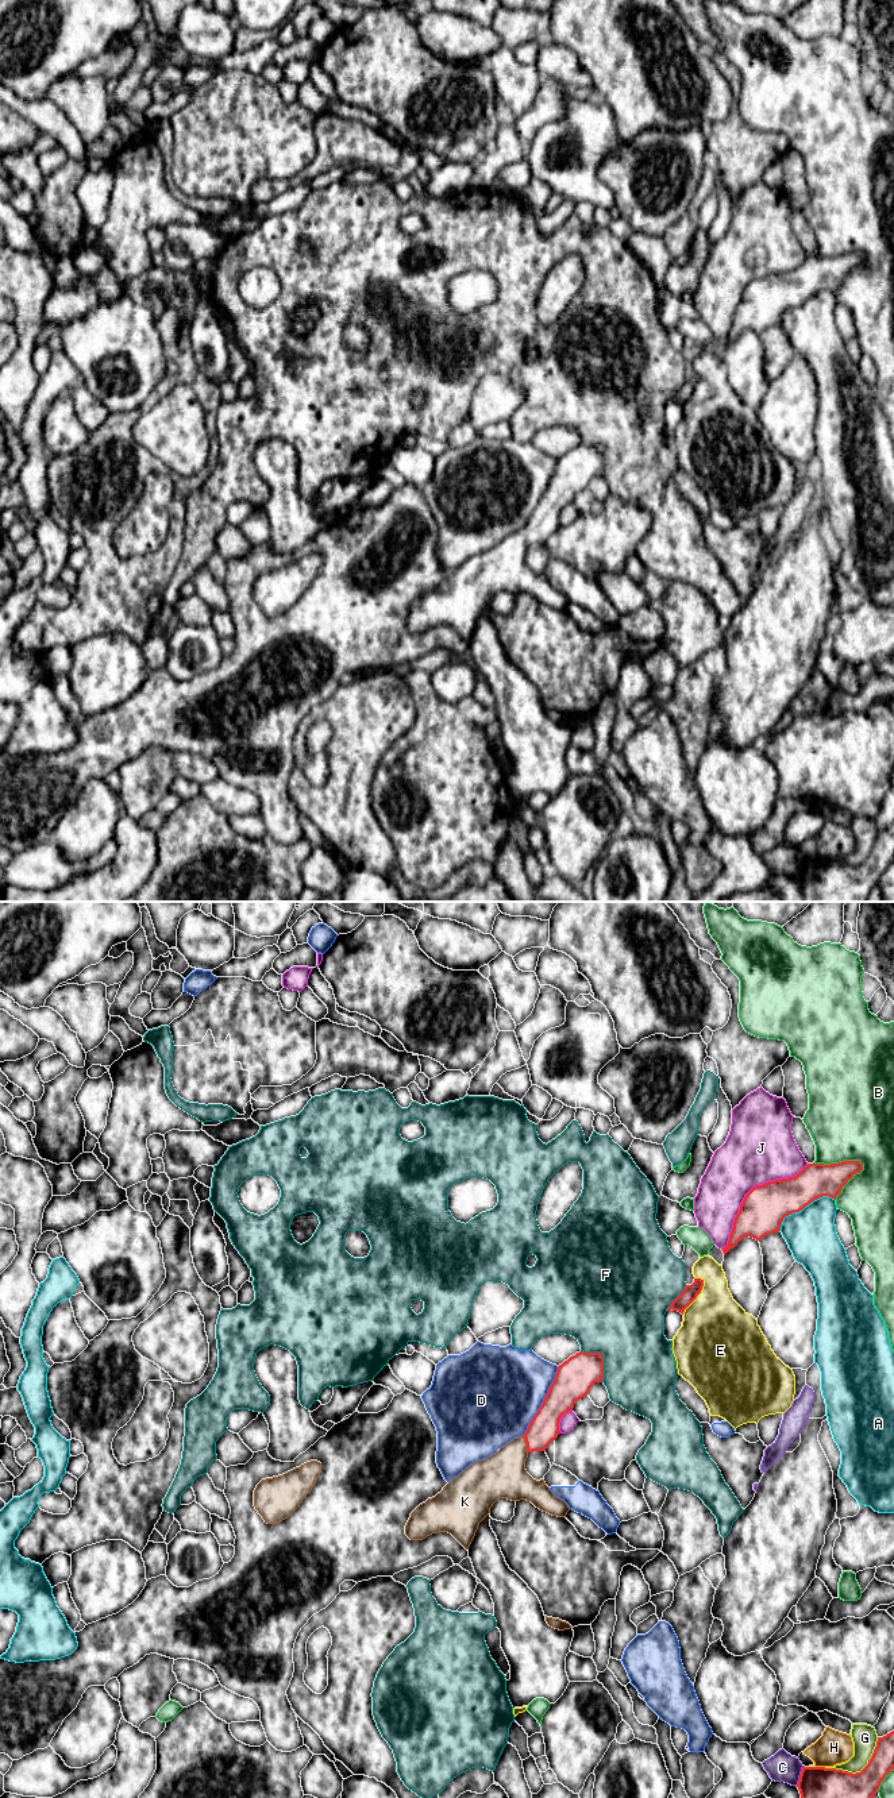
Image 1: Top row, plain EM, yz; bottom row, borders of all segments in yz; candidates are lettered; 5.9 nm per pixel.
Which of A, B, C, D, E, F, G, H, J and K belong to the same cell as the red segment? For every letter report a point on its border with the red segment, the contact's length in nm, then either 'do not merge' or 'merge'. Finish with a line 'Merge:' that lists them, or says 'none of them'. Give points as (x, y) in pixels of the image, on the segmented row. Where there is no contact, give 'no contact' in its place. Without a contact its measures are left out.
A: contact yz (804, 1207); length 380 nm; do not merge
B: contact yz (840, 1162); length 300 nm; do not merge
C: contact yz (800, 1775); length 130 nm; do not merge
D: contact yz (543, 1401); length 460 nm; do not merge
E: contact yz (697, 1295); length 240 nm; do not merge
F: contact yz (602, 1358); length 240 nm; do not merge
G: contact yz (858, 1773); length 380 nm; do not merge
H: contact yz (820, 1767); length 60 nm; do not merge
J: contact yz (750, 1191); length 750 nm; do not merge
K: contact yz (527, 1445); length 100 nm; merge
Merge: K

